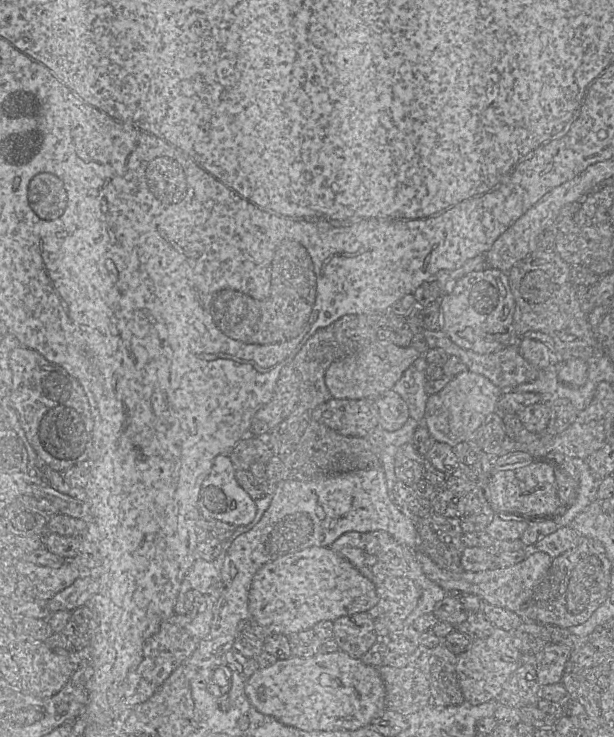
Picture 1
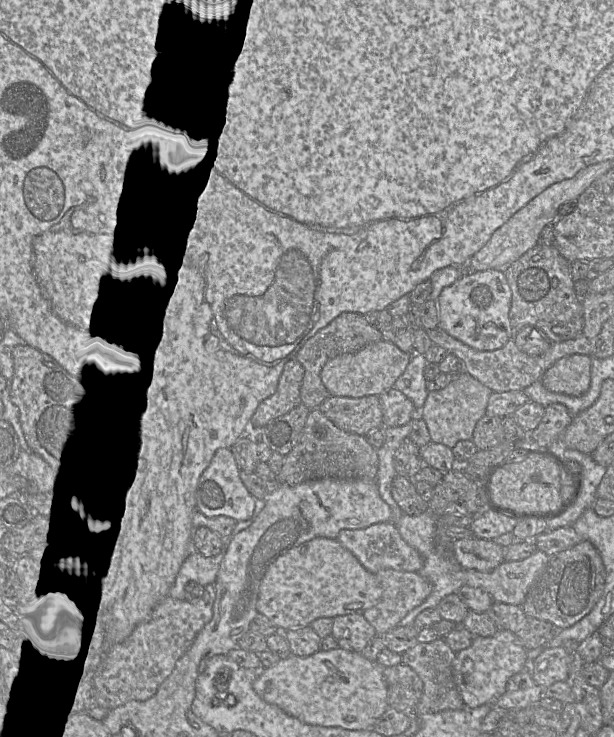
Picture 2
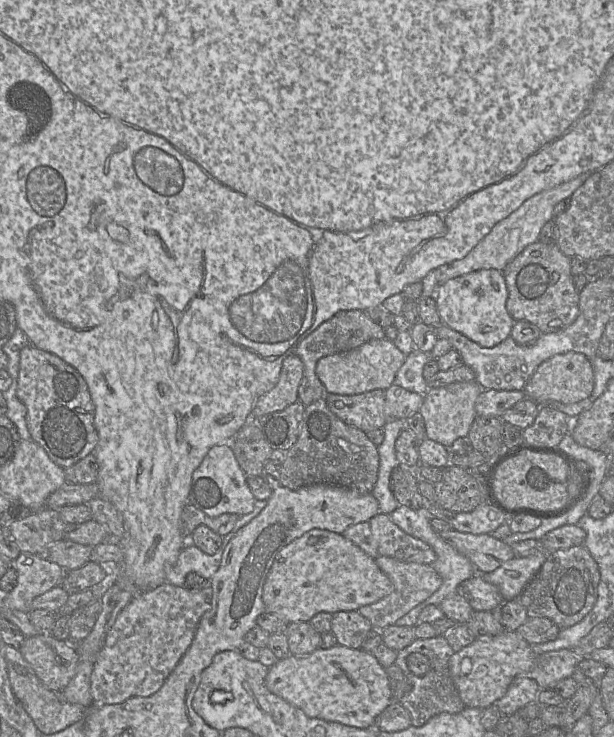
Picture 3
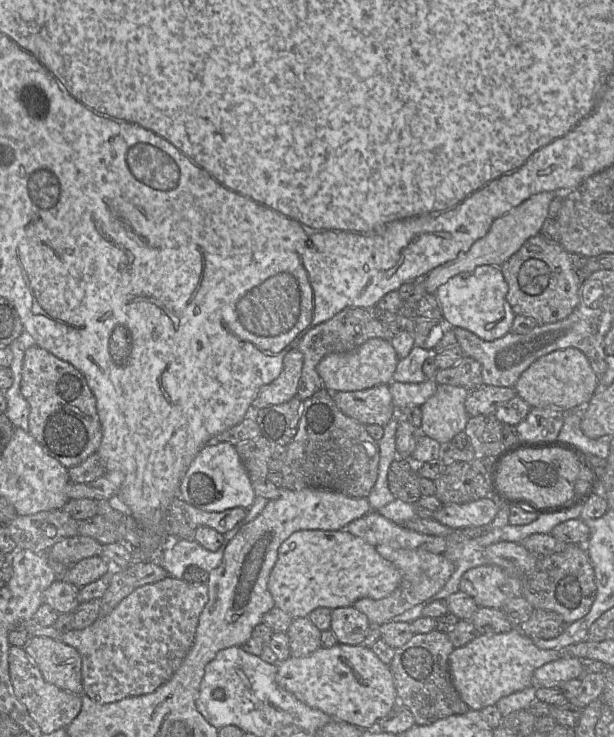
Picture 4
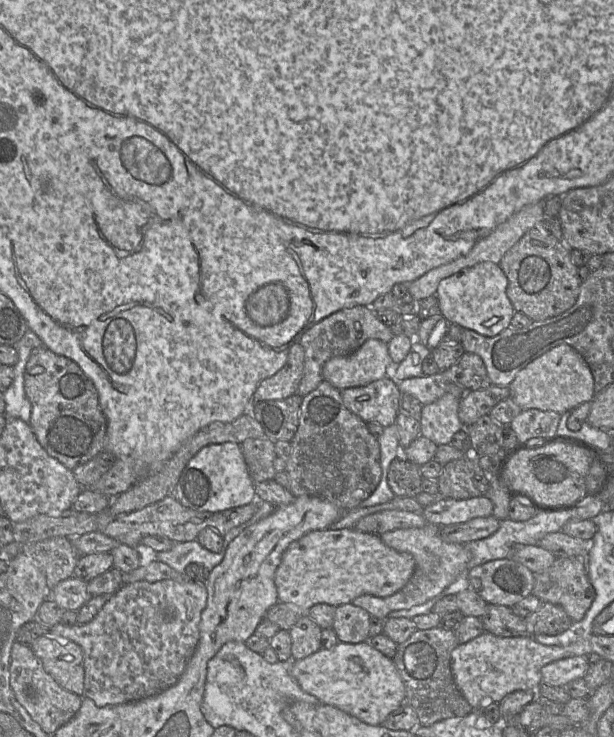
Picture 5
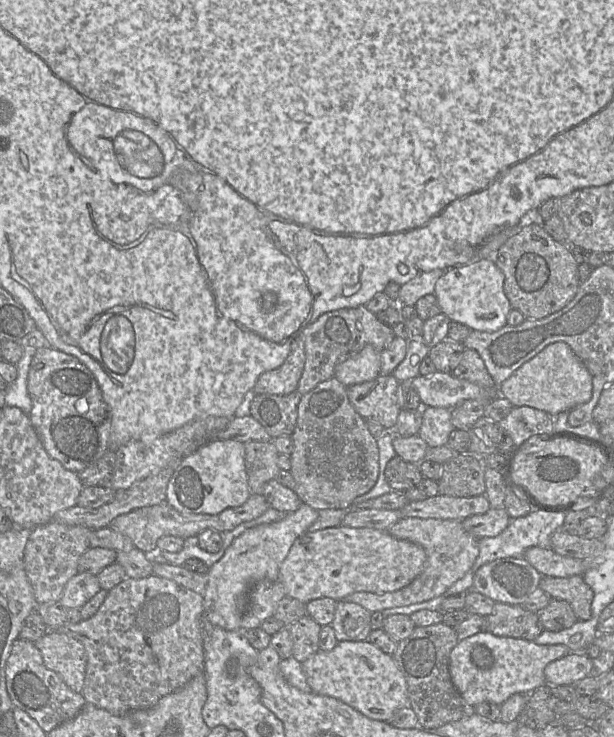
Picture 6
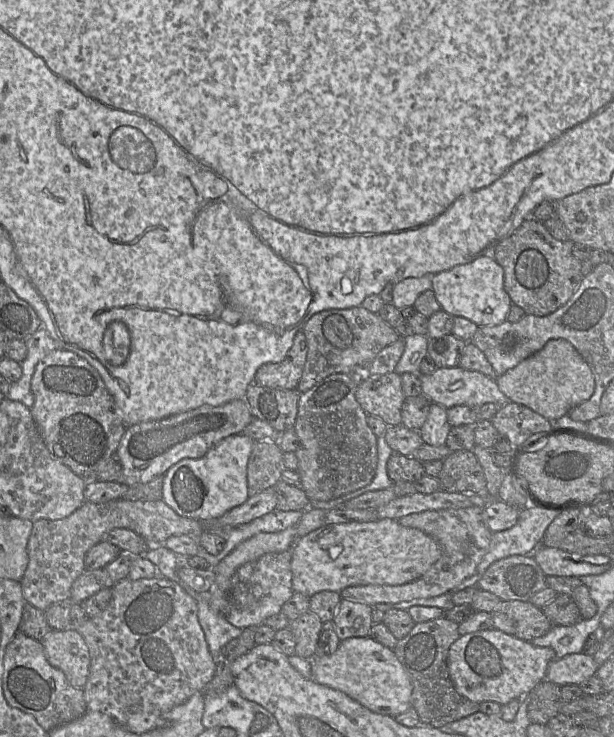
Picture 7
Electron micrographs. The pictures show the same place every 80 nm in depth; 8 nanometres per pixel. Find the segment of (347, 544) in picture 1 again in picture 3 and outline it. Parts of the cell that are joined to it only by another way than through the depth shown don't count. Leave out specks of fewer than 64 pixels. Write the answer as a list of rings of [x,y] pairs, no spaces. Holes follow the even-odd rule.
[[[379,513],[365,522],[350,526],[342,535],[373,559],[386,556],[402,562],[415,562],[429,565],[436,560],[435,552],[426,542],[404,532],[392,522],[387,514]]]

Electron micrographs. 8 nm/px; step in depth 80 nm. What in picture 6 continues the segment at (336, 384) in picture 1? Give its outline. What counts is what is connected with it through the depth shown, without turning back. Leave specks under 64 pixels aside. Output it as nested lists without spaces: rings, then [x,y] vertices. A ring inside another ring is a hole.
[[[367,345],[356,356],[338,365],[334,377],[345,386],[371,381],[380,375],[380,354],[372,345]]]

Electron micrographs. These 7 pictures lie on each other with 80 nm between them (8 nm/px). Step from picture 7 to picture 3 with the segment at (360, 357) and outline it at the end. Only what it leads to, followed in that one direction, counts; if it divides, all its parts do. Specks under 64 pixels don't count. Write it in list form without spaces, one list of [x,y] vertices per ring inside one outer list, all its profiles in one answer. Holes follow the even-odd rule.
[[[338,311],[332,318],[323,322],[318,328],[306,336],[298,345],[296,355],[303,362],[303,376],[298,387],[298,400],[305,406],[325,399],[328,394],[326,388],[316,375],[316,365],[325,356],[346,353],[354,350],[372,339],[384,339],[383,328],[376,324],[365,311]]]

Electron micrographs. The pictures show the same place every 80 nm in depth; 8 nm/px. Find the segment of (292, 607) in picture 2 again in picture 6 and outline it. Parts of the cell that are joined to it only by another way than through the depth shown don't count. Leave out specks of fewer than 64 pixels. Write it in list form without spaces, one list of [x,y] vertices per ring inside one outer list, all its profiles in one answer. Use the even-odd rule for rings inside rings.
[[[340,525],[307,531],[299,536],[279,567],[279,581],[284,587],[286,596],[306,605],[311,600],[325,597],[340,601],[355,592],[385,593],[399,590],[410,584],[422,572],[425,561],[426,553],[420,545],[397,539],[386,530]]]

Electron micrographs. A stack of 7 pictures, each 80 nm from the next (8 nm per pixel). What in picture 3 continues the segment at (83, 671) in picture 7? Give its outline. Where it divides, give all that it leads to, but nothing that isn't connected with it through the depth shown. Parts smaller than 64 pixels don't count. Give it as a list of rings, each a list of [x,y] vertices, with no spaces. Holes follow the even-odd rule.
[[[49,633],[26,637],[19,651],[38,679],[52,691],[61,692],[75,674],[78,662],[76,648]]]

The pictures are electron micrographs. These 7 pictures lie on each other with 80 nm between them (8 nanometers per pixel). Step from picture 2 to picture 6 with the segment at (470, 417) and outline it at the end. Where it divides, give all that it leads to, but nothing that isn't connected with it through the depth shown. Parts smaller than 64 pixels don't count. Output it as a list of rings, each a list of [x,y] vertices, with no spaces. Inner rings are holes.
[[[422,407],[422,425],[418,435],[429,447],[446,445],[454,429],[451,422],[451,409]]]

